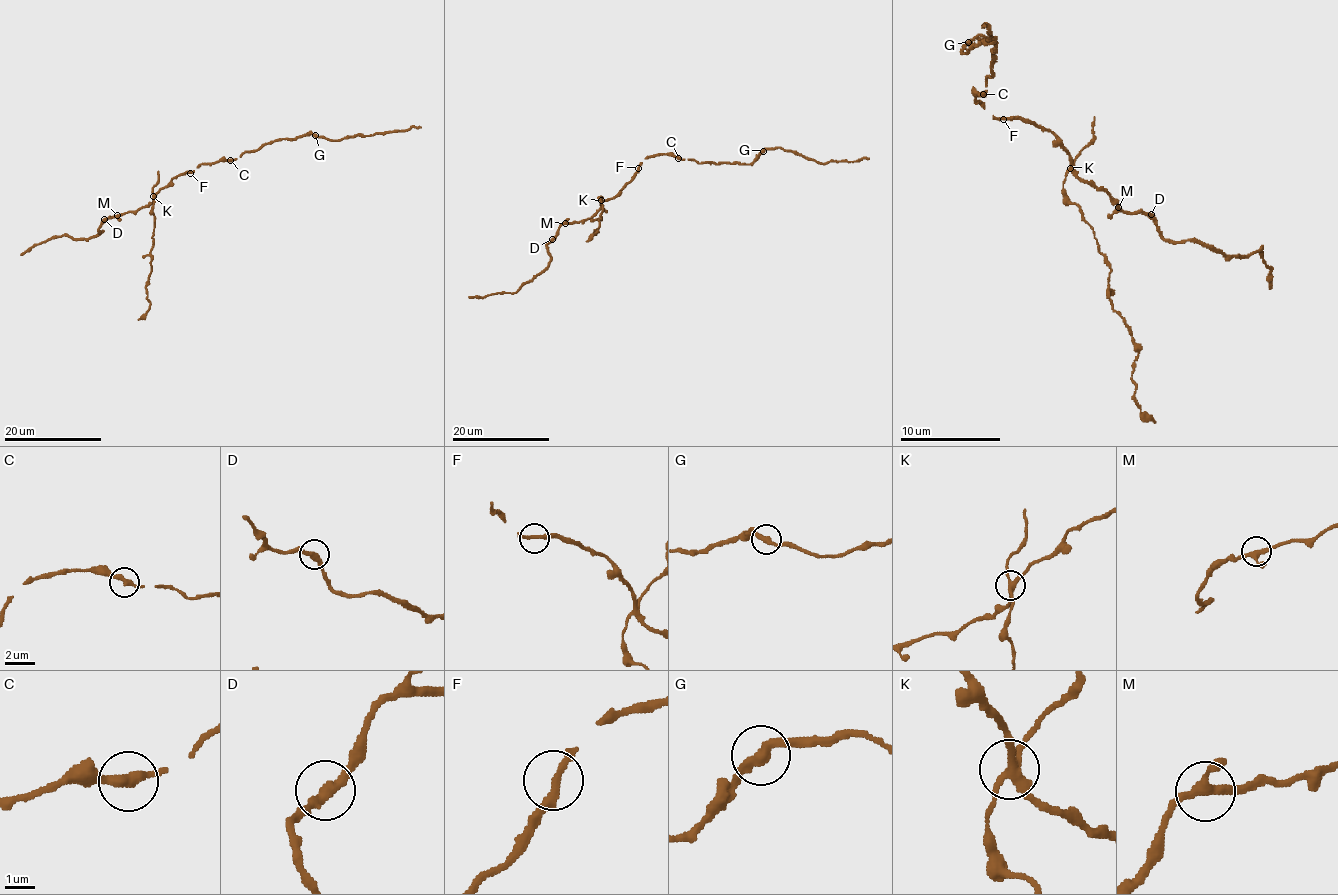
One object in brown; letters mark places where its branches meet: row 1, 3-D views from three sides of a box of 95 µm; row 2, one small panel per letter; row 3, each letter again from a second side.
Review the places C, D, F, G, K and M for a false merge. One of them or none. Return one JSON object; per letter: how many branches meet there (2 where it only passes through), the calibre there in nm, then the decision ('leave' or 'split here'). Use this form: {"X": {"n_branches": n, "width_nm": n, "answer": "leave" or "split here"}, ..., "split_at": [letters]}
{"C": {"n_branches": 2, "width_nm": 320, "answer": "leave"}, "D": {"n_branches": 2, "width_nm": 340, "answer": "leave"}, "F": {"n_branches": 2, "width_nm": 260, "answer": "leave"}, "G": {"n_branches": 2, "width_nm": 320, "answer": "leave"}, "K": {"n_branches": 4, "width_nm": 300, "answer": "split here"}, "M": {"n_branches": 3, "width_nm": 280, "answer": "leave"}, "split_at": ["K"]}

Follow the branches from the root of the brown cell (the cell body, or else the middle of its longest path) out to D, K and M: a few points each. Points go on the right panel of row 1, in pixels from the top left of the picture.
D: (1003, 117), (1021, 117), (1041, 124), (1066, 147), (1078, 177), (1101, 187), (1121, 209), (1151, 214)
K: (1003, 117), (1021, 117), (1048, 129), (1066, 147), (1071, 167)
M: (1003, 117), (1021, 117), (1048, 129), (1066, 147), (1066, 154), (1076, 174), (1101, 187), (1116, 199), (1118, 207)

